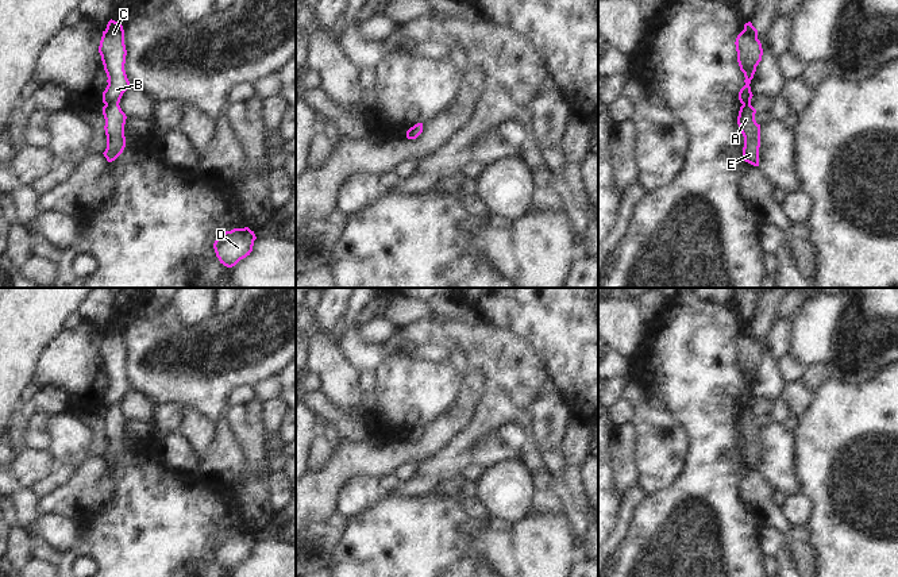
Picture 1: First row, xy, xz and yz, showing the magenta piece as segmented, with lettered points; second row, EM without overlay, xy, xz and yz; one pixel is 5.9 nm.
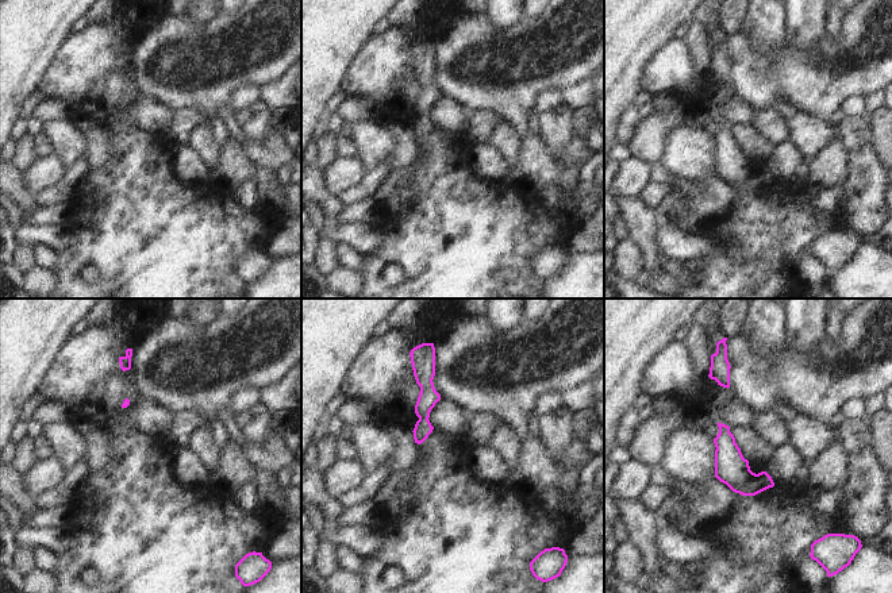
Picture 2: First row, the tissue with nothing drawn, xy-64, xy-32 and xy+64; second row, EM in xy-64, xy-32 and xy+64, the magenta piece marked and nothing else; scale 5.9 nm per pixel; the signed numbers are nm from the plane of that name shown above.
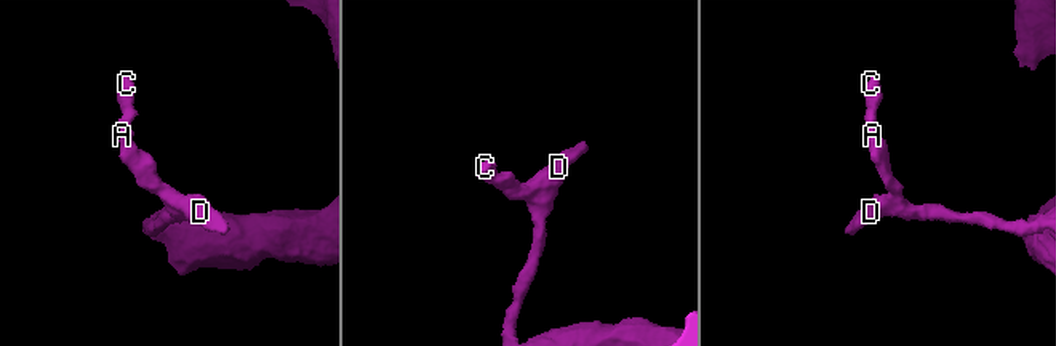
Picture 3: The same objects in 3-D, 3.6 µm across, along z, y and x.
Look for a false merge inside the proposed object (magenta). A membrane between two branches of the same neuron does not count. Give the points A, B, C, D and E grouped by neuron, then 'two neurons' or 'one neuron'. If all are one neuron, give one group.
A B C D E; one neuron

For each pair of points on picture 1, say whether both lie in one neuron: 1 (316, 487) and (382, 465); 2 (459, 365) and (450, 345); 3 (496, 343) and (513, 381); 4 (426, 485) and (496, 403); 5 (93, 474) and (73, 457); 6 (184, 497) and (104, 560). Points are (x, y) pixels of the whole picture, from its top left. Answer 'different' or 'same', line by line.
1: same
2: same
3: same
4: same
5: different
6: same

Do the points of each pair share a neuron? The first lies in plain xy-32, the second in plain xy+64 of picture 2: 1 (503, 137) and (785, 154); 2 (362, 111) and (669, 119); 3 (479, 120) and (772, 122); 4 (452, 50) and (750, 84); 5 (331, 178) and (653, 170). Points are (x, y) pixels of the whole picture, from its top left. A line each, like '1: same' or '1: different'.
1: different
2: different
3: same
4: same
5: same

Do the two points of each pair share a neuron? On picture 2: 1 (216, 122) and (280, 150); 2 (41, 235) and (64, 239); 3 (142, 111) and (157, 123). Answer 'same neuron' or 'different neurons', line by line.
1: different neurons
2: same neuron
3: same neuron

